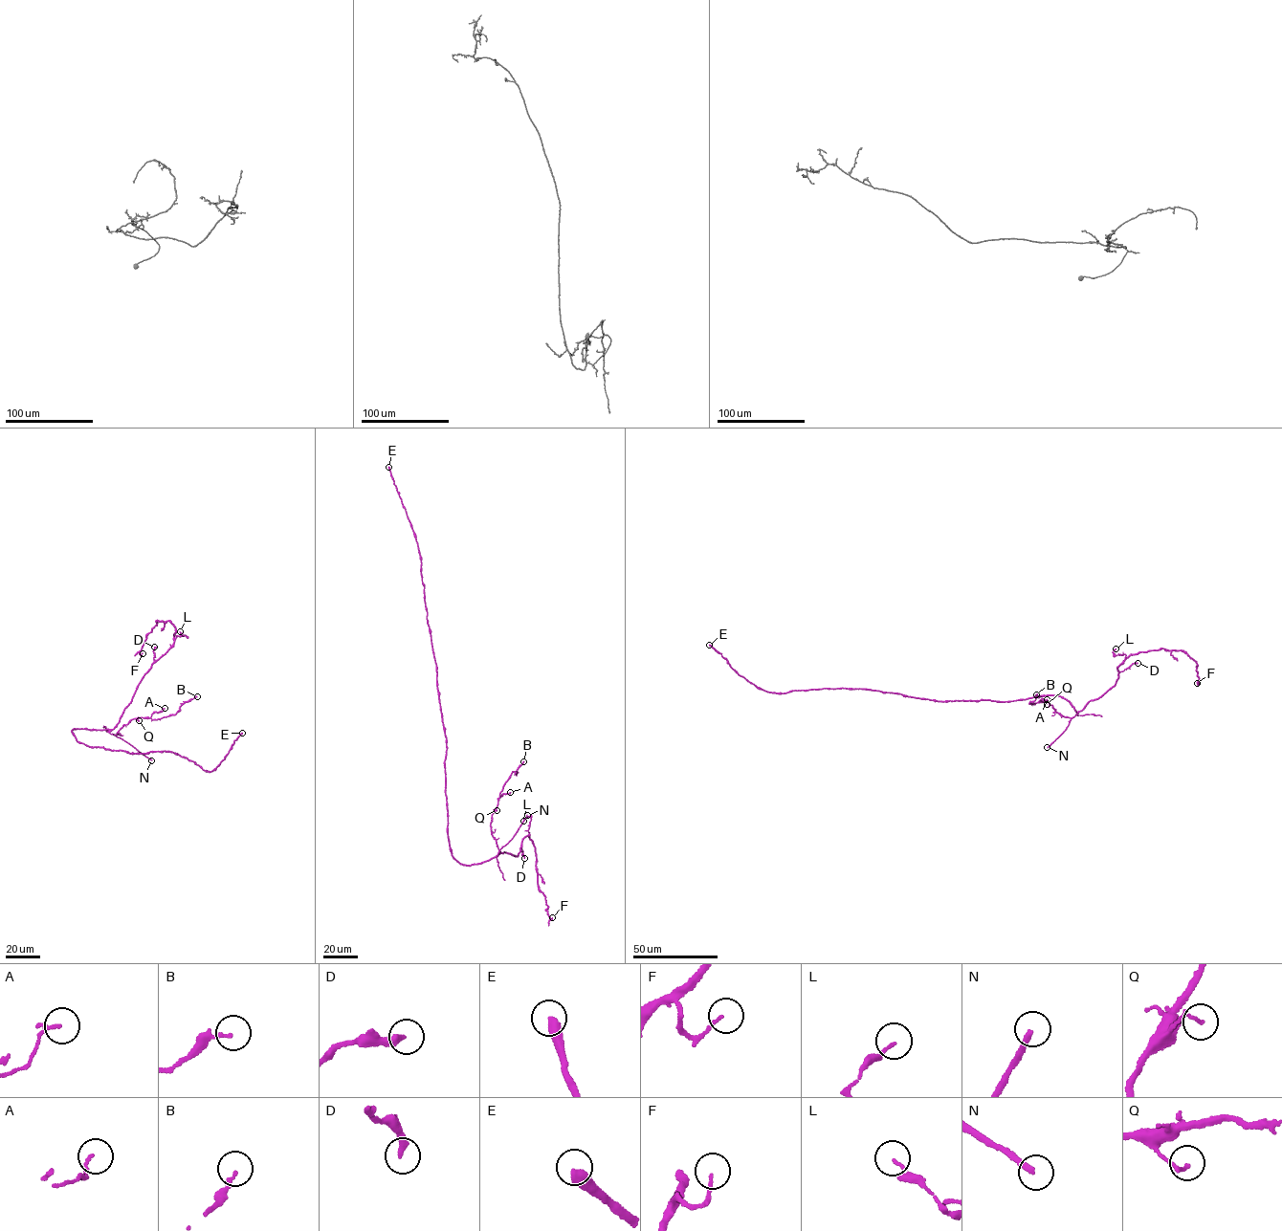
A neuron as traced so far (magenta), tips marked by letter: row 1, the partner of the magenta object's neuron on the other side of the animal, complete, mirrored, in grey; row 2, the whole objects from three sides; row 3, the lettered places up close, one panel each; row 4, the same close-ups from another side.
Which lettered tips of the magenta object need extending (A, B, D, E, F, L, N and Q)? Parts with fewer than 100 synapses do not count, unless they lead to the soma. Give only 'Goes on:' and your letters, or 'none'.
Goes on: E, N

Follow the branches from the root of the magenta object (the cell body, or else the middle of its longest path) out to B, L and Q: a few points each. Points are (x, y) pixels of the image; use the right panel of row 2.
B: (994, 701), (1058, 695), (1071, 702), (1076, 714), (1072, 717), (1063, 716), (1048, 701), (1029, 704), (1036, 694)
L: (994, 701), (1058, 695), (1071, 702), (1077, 714), (1115, 685), (1117, 668), (1126, 655), (1115, 655), (1116, 648)
Q: (994, 701), (1058, 695), (1071, 702), (1076, 714), (1072, 717), (1064, 716), (1048, 701), (1047, 704)

